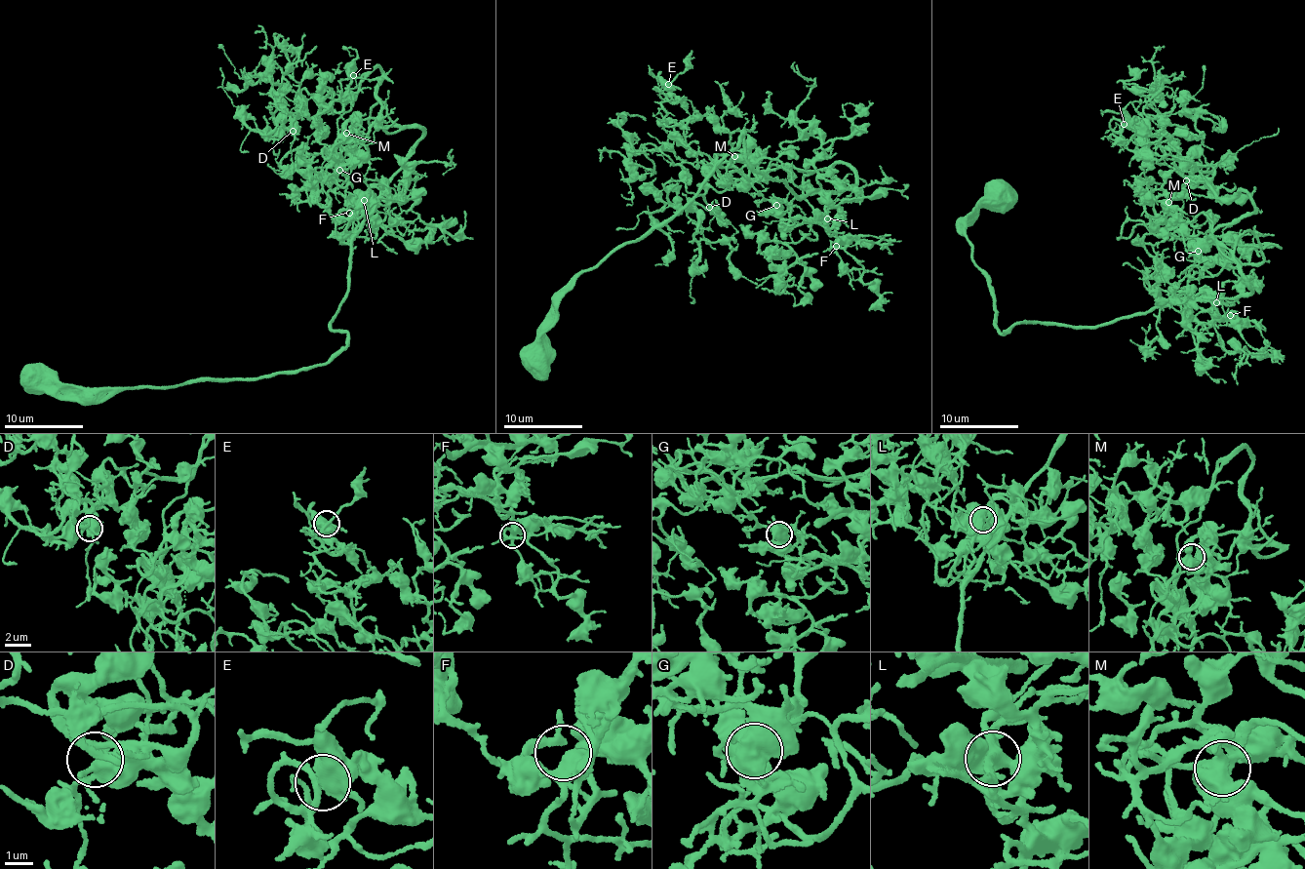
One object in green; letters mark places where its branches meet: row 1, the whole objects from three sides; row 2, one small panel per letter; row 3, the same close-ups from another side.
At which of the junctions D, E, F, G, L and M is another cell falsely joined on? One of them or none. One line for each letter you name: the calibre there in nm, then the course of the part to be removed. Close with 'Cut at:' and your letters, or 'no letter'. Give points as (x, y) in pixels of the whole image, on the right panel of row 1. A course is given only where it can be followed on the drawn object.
Cut at: no letter

